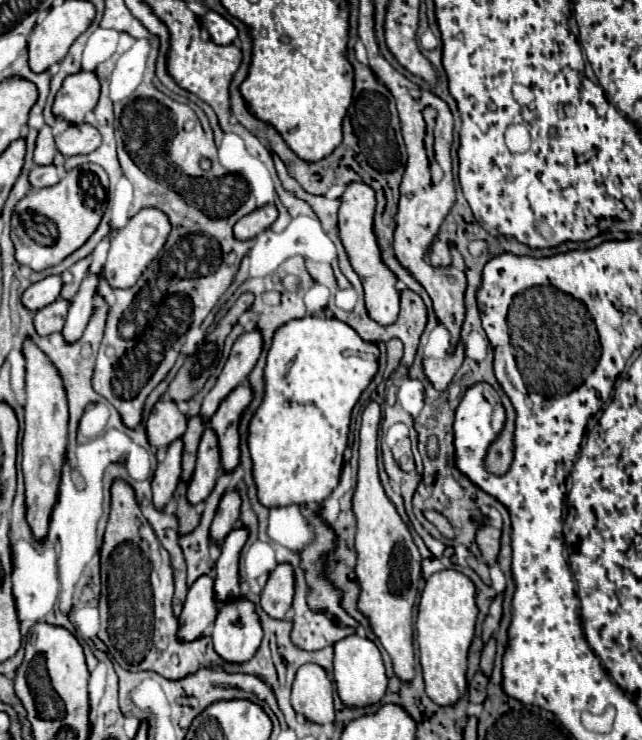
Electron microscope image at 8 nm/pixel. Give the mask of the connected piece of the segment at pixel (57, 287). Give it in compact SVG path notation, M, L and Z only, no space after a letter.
M48 276L26 288L26 292L22 294L22 304L30 312L38 312L40 308L52 304L60 296L60 290L62 290L60 276Z

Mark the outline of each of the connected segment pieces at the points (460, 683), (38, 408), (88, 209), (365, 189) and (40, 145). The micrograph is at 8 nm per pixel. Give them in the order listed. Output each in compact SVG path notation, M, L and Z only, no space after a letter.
M452 568L432 574L422 592L415 624L418 632L416 640L420 646L420 666L424 672L426 694L440 706L458 702L458 698L466 692L468 648L478 616L474 592L474 584L462 572Z
M24 342L26 358L26 406L24 406L24 438L22 438L22 472L26 486L26 522L36 540L44 540L48 534L50 514L56 504L60 472L66 458L68 438L68 404L62 380L48 360L48 356L34 346Z
M80 168L64 174L64 178L50 188L26 194L12 214L12 242L16 248L16 262L34 272L60 264L66 256L76 252L98 228L106 210L106 190L98 180L100 174L86 178Z
M360 182L348 184L342 198L340 198L340 208L338 208L338 236L340 236L340 242L348 254L348 260L352 264L354 272L362 280L368 316L374 322L388 326L388 324L394 324L394 320L398 318L400 292L396 290L396 282L398 282L396 276L380 260L380 248L376 244L374 230L372 230L374 206L376 206L376 198L374 198L374 190L370 186L360 184Z
M44 126L40 132L38 132L38 138L36 138L36 148L34 148L34 162L38 166L46 166L52 162L56 154L56 144L54 144L54 136L52 136L52 128Z

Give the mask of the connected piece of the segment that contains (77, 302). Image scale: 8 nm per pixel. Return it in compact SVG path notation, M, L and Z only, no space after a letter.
M88 274L84 278L84 282L80 284L78 294L70 300L66 324L62 328L64 342L72 344L72 342L76 342L76 340L82 338L82 332L86 330L88 320L92 316L92 296L96 292L96 286L98 286L98 276Z

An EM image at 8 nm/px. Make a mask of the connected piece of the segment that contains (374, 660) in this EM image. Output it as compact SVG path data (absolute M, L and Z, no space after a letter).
M348 636L334 646L334 682L338 696L348 708L362 708L380 702L386 692L386 674L380 650L368 638Z

